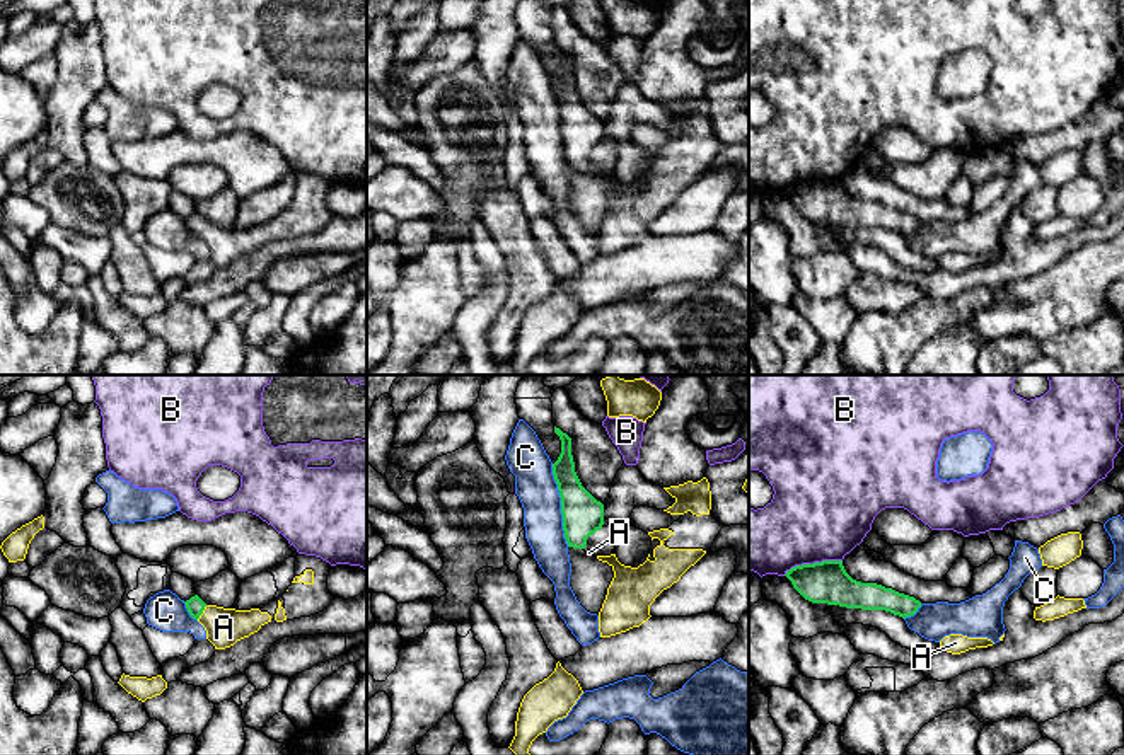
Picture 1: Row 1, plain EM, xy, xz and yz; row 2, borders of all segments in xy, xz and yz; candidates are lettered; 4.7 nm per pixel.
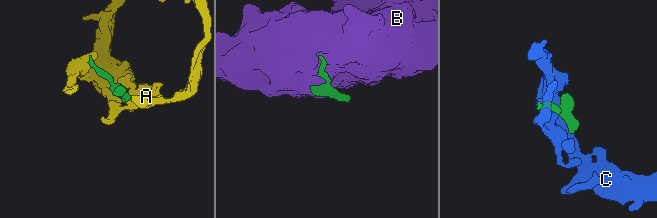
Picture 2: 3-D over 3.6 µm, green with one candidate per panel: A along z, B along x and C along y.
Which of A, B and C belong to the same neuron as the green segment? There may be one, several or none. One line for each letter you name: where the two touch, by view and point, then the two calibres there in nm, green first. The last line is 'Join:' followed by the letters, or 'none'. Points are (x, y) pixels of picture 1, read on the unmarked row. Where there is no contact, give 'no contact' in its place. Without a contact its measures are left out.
A: contact xy (202, 230); calibres 90 and 180 nm
Join: A

